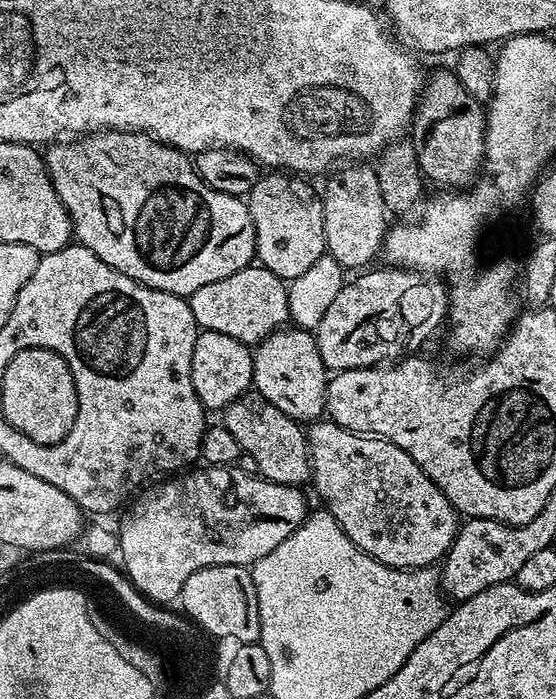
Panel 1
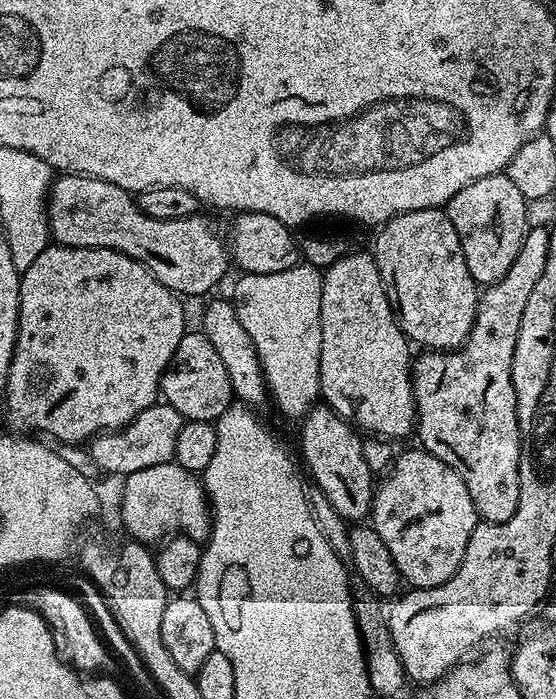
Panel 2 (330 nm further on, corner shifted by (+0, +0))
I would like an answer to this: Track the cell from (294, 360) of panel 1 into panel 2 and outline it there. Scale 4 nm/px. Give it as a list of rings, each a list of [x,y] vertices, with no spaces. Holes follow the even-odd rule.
[[[313,406],[299,421],[300,452],[308,467],[311,483],[317,484],[326,494],[330,506],[346,522],[360,522],[372,511],[374,473],[362,456],[362,436],[348,421],[327,406]]]

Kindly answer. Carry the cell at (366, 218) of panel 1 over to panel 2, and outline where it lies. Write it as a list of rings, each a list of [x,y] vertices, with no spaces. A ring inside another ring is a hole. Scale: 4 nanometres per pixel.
[[[349,251],[348,255],[338,258],[334,266],[323,269],[324,281],[322,282],[322,354],[320,355],[320,396],[327,407],[332,408],[342,419],[348,421],[353,428],[364,434],[371,434],[373,437],[387,438],[389,441],[397,442],[403,436],[412,436],[416,426],[416,403],[412,393],[412,362],[413,353],[408,353],[410,341],[400,329],[400,324],[396,321],[396,312],[392,309],[392,304],[388,300],[388,295],[382,282],[382,274],[376,265],[375,255],[371,251],[356,252]]]

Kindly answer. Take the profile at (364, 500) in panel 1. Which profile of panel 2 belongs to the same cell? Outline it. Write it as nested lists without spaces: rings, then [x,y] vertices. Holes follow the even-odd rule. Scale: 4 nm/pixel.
[[[415,447],[401,456],[399,453],[391,467],[379,477],[372,493],[370,527],[376,531],[378,538],[382,538],[382,542],[386,542],[386,550],[390,550],[390,558],[394,558],[405,585],[412,588],[437,588],[458,570],[478,517],[470,490],[466,490],[466,482],[462,482],[460,475],[446,466],[446,462],[424,451],[423,447]]]

